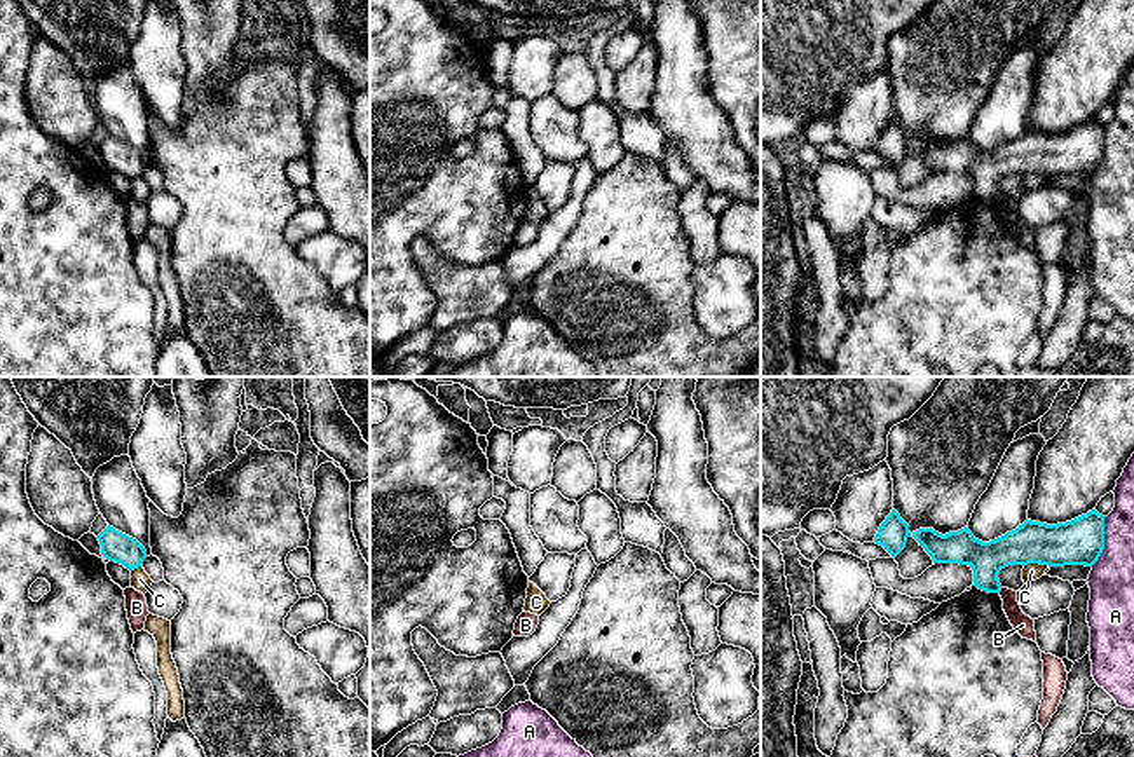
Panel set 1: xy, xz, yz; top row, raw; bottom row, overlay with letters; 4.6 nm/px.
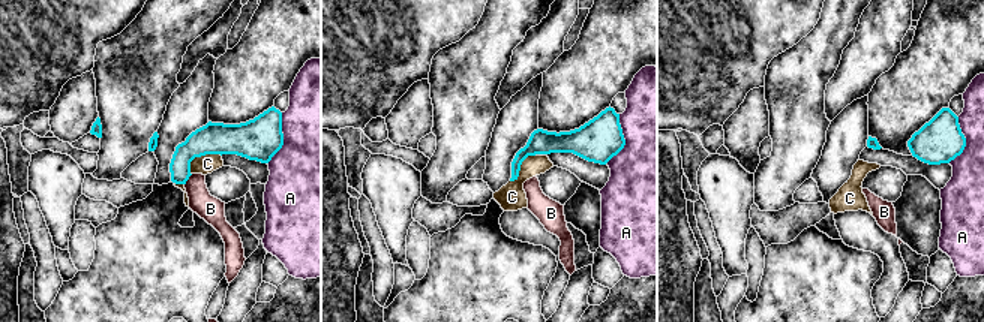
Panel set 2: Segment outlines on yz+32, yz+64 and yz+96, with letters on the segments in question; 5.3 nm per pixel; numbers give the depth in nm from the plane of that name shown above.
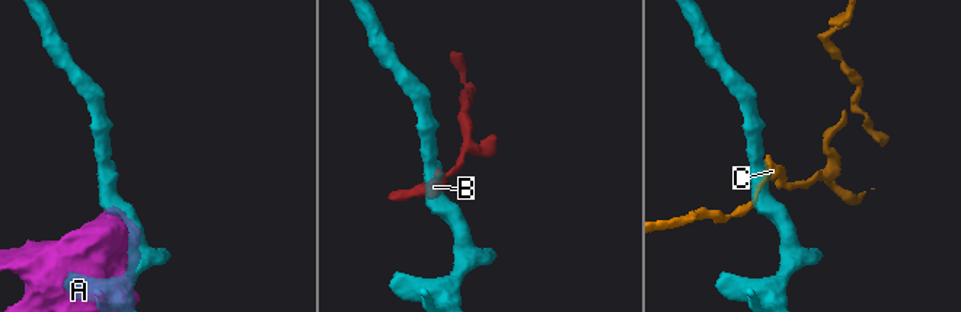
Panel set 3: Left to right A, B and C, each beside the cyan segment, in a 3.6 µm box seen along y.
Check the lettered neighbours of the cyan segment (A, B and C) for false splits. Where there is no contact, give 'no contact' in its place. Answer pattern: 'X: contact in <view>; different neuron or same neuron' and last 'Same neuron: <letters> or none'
A: contact in yz; different neuron
B: contact in yz; different neuron
C: contact in yz; different neuron
Same neuron: none

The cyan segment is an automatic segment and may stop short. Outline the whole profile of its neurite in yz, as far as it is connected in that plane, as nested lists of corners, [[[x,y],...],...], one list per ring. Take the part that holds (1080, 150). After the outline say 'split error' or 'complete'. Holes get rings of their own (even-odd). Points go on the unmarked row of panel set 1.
[[[1092,119],[1057,134],[1026,129],[1015,140],[989,152],[975,148],[968,136],[946,145],[933,138],[919,138],[912,147],[933,173],[970,174],[973,195],[1000,202],[998,183],[1008,174],[1092,176],[1104,159],[1104,126]]]; complete

